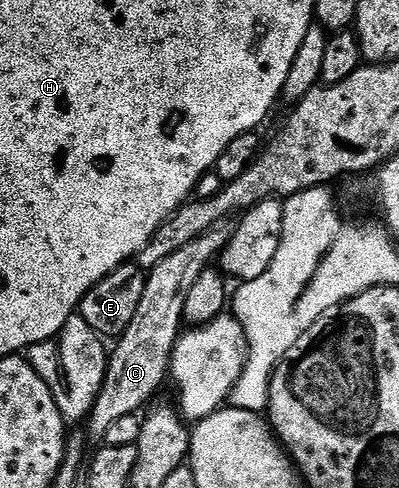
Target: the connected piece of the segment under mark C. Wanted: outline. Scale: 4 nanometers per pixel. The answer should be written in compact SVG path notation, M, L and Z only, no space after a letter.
M235 223L218 224L211 232L186 242L182 250L174 250L174 254L162 258L158 266L147 269L146 290L142 293L138 311L130 326L126 326L124 333L115 341L116 349L111 349L100 393L96 395L92 413L86 421L86 431L93 441L103 442L106 430L110 430L113 422L118 422L118 418L123 416L137 415L141 411L139 408L143 409L149 403L147 400L163 382L165 384L172 365L172 350L184 324L190 286L194 286L202 270L209 268L214 258L220 256L235 230Z

